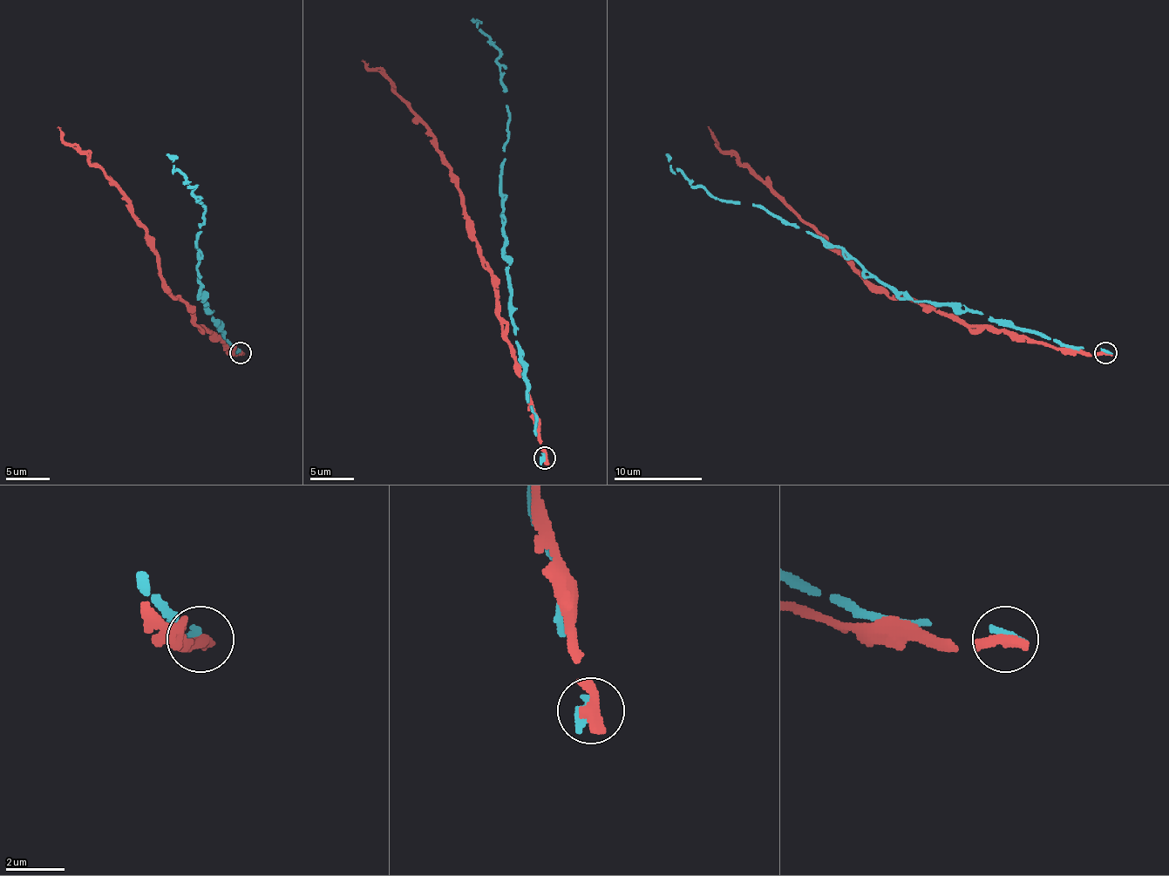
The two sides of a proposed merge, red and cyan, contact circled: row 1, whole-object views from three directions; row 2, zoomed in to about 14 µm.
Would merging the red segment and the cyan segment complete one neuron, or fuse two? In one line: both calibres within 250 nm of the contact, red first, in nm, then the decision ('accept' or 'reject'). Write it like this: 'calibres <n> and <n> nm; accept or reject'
calibres 480 and 320 nm; reject

